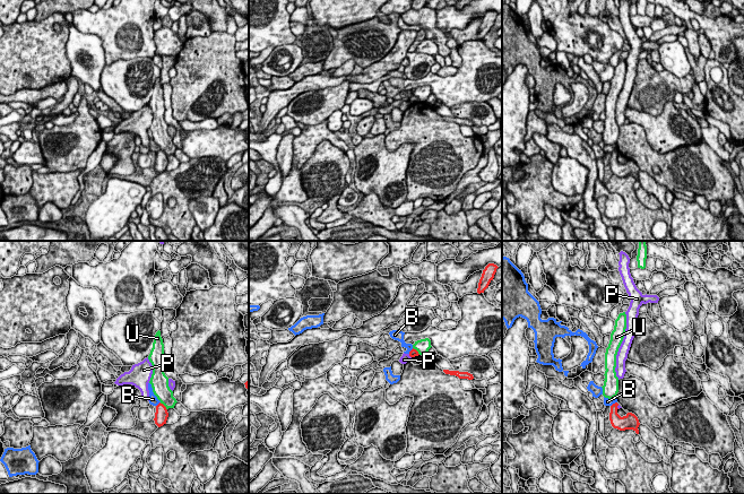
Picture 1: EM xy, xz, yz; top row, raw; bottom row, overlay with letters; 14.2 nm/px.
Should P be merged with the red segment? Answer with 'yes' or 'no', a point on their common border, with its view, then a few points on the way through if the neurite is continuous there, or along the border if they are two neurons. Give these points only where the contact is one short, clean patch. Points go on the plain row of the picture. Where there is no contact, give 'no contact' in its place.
no | yz (616, 154) | along yz (619, 152), (617, 155)

